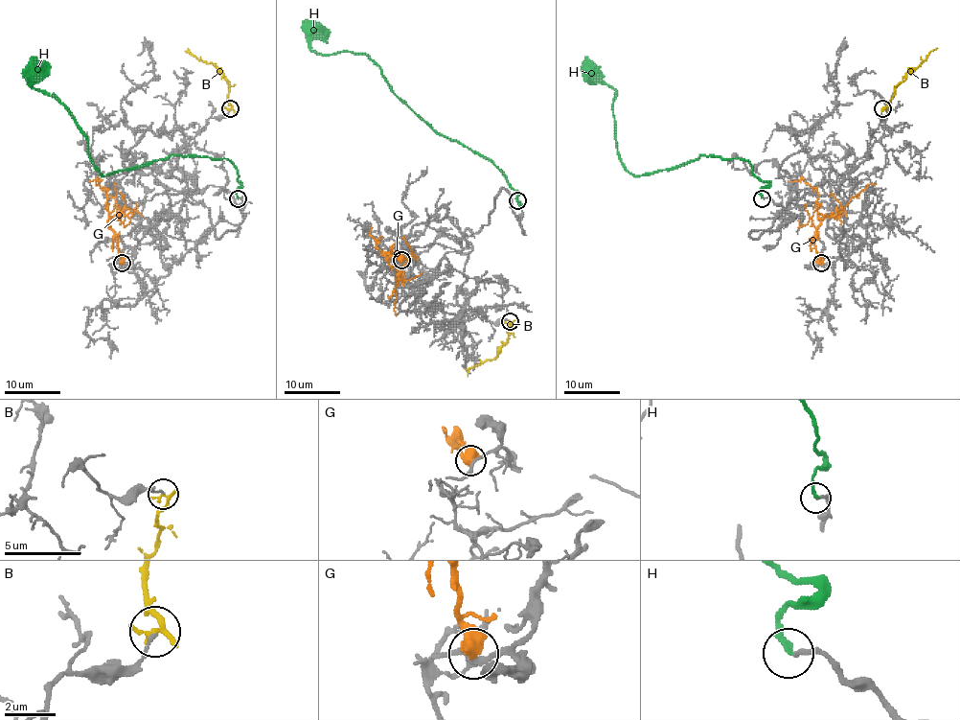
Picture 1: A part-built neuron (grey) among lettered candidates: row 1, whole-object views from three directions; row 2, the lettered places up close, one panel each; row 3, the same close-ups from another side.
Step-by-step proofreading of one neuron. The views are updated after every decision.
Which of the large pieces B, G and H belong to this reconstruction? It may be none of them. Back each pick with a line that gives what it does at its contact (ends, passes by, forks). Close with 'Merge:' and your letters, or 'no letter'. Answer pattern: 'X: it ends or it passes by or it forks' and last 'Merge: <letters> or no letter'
H: it ends
Merge: H

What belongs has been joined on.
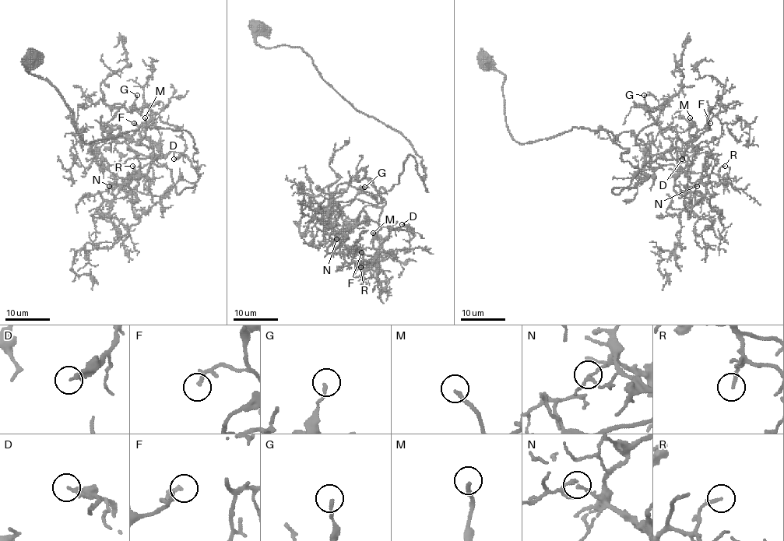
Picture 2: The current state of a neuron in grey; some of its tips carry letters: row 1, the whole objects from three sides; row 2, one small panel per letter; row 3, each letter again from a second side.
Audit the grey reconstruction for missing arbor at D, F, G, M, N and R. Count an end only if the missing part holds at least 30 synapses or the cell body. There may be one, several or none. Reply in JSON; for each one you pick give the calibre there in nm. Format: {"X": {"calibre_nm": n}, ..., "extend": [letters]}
{"M": {"calibre_nm": 200}, "extend": ["M"]}

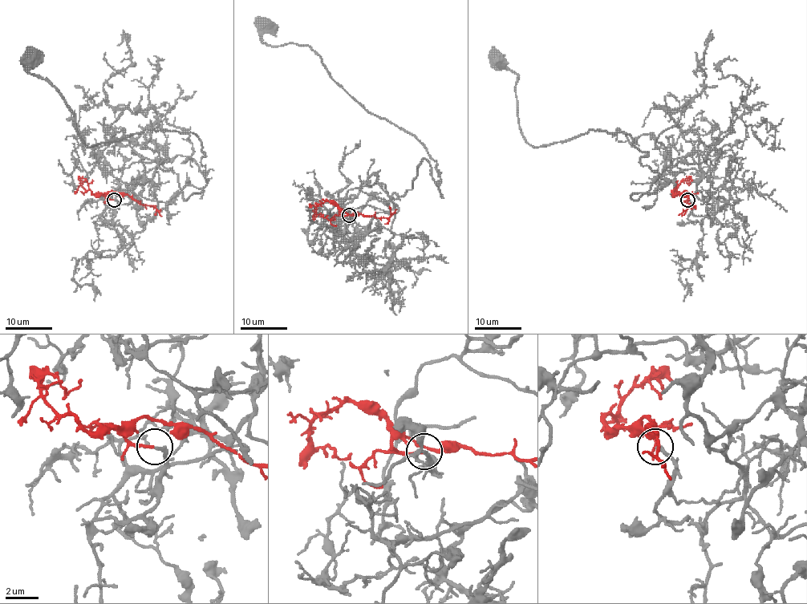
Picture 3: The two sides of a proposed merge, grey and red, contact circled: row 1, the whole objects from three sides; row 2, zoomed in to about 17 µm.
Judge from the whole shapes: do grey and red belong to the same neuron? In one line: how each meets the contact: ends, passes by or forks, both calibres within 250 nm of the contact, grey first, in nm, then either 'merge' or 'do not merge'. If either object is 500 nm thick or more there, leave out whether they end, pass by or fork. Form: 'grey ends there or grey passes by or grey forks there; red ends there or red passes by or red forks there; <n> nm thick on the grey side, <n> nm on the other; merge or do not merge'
grey ends there; red ends there; 220 nm thick on the grey side, 160 nm on the other; merge

